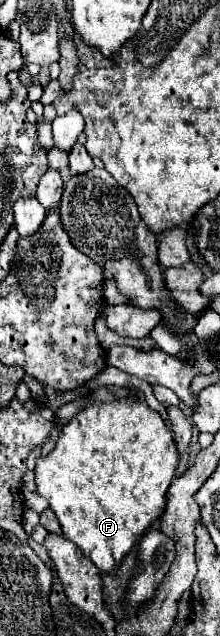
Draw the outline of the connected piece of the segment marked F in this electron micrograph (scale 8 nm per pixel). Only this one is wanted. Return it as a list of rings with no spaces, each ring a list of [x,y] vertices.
[[[114,400],[94,402],[80,410],[70,424],[64,426],[54,450],[46,458],[36,460],[36,490],[50,502],[62,534],[72,540],[86,558],[90,558],[98,570],[114,572],[140,536],[158,524],[166,510],[166,492],[176,478],[178,448],[172,432],[162,416],[148,408],[146,402]]]

